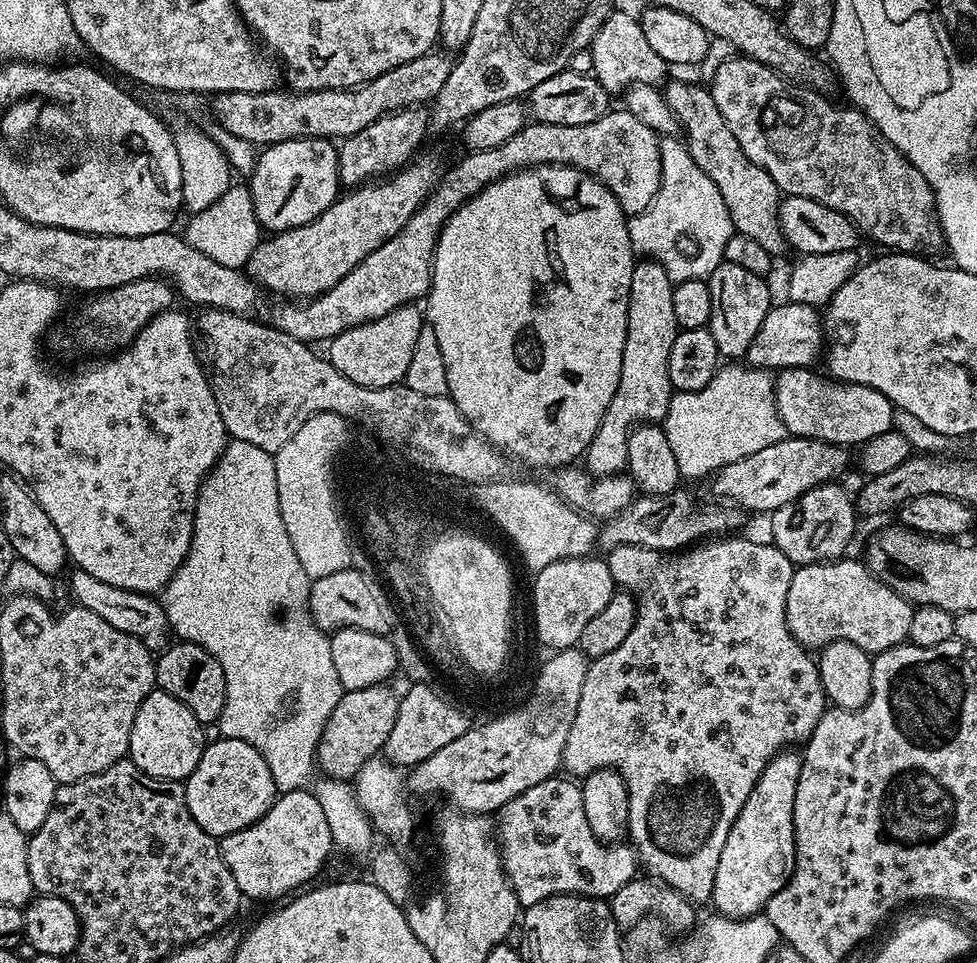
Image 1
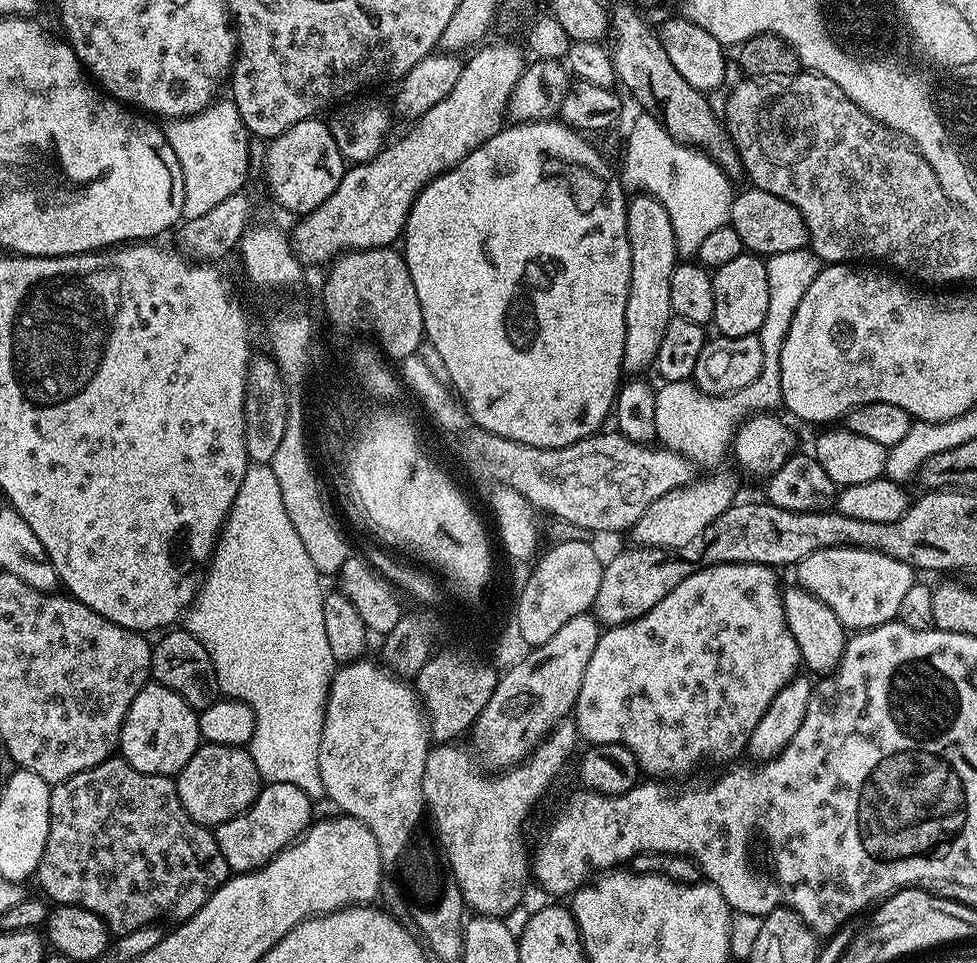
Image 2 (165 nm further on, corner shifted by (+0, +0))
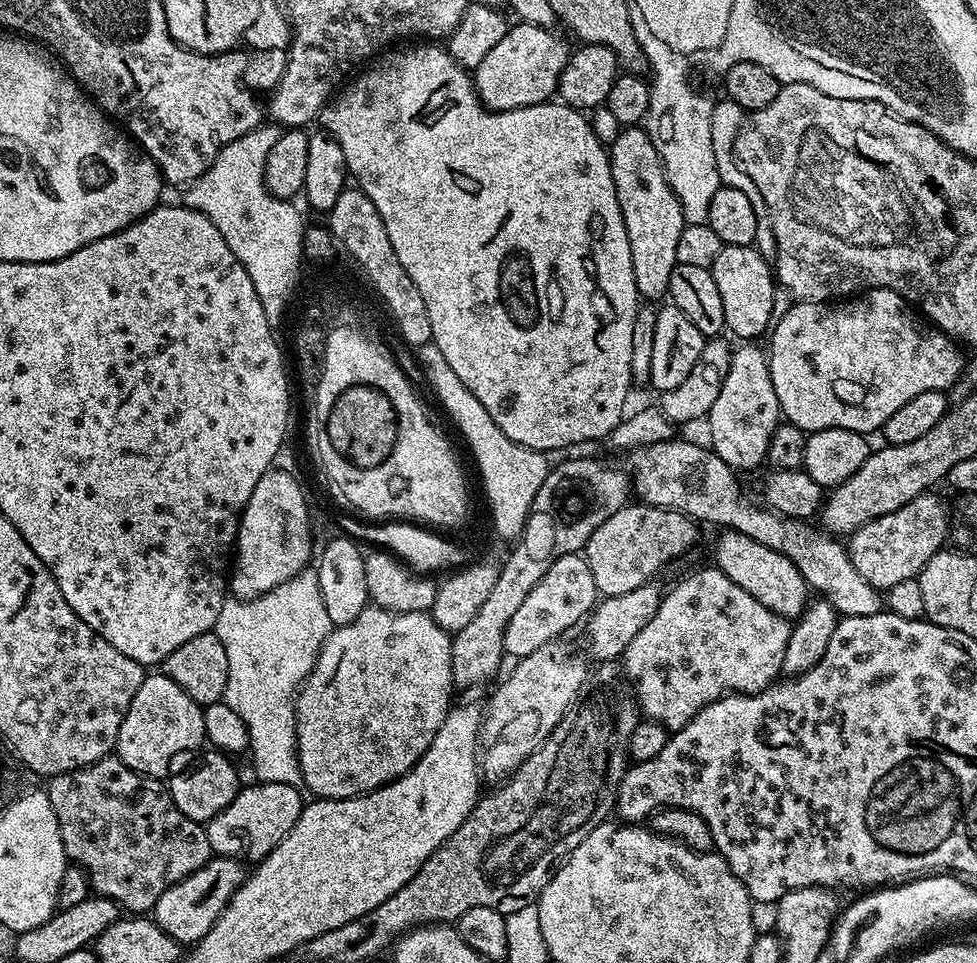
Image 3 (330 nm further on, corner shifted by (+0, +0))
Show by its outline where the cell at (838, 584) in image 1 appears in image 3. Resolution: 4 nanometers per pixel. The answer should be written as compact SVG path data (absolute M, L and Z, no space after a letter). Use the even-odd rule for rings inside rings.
M931 496L914 498L906 506L874 518L847 537L848 558L871 588L887 590L898 586L898 582L917 579L929 558L941 549L941 543L946 540L946 512Z

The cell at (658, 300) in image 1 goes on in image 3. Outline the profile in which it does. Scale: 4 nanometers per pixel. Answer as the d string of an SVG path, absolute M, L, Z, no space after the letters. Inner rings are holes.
M628 126L621 132L624 133L610 144L610 159L618 206L626 222L626 238L630 238L636 294L644 302L663 301L668 294L670 274L677 264L678 238L682 238L686 221L682 206L668 185L662 158L647 132L640 126Z

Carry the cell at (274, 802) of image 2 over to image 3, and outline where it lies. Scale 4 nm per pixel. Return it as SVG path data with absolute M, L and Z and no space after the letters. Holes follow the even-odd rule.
M252 782L249 788L248 785L241 787L234 802L230 802L230 806L226 806L226 810L219 812L213 820L207 821L206 831L213 853L220 858L231 858L241 862L259 862L266 859L274 850L274 846L278 846L282 838L286 838L286 834L294 830L306 803L305 797L300 797L300 792L301 789L295 784Z

